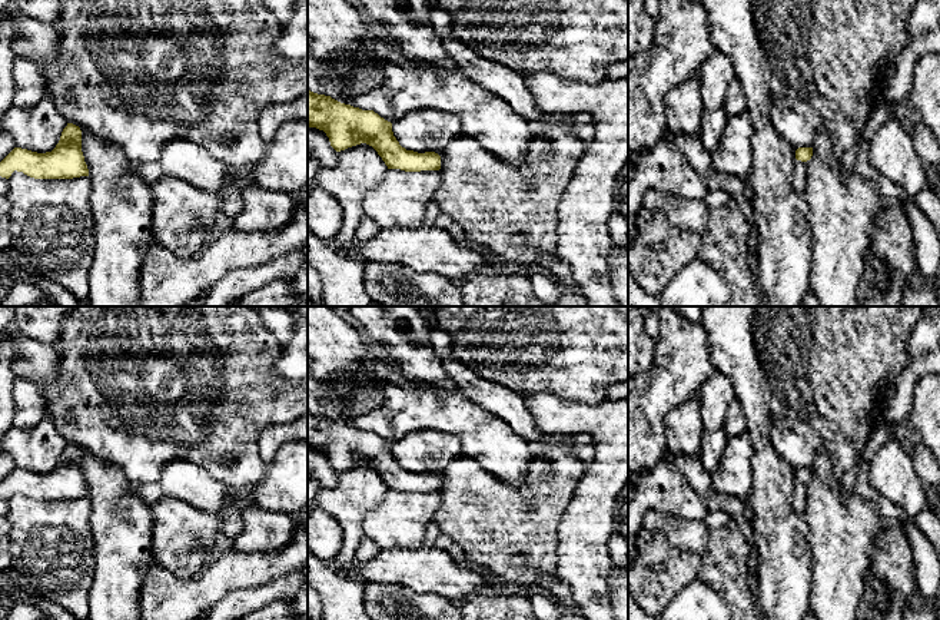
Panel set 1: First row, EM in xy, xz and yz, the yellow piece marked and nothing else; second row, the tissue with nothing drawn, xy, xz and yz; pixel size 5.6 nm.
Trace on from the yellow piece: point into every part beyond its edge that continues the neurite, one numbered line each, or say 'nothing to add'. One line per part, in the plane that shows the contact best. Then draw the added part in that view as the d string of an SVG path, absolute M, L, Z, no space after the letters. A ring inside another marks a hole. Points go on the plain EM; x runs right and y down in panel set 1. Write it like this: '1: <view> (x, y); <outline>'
1: yz (800, 488); M794 481L794 495L793 495L793 505L797 514L804 515L804 511L807 508L807 483Z

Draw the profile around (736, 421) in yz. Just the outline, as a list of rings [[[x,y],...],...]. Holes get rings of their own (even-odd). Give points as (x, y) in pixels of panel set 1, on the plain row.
[[[735,398],[731,401],[725,424],[723,427],[728,438],[741,435],[748,431],[747,417],[741,407],[741,402]]]

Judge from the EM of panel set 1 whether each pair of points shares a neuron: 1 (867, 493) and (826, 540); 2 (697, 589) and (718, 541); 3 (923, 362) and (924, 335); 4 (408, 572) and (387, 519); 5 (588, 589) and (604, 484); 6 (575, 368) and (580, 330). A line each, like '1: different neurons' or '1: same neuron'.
1: different neurons
2: different neurons
3: same neuron
4: different neurons
5: same neuron
6: same neuron

